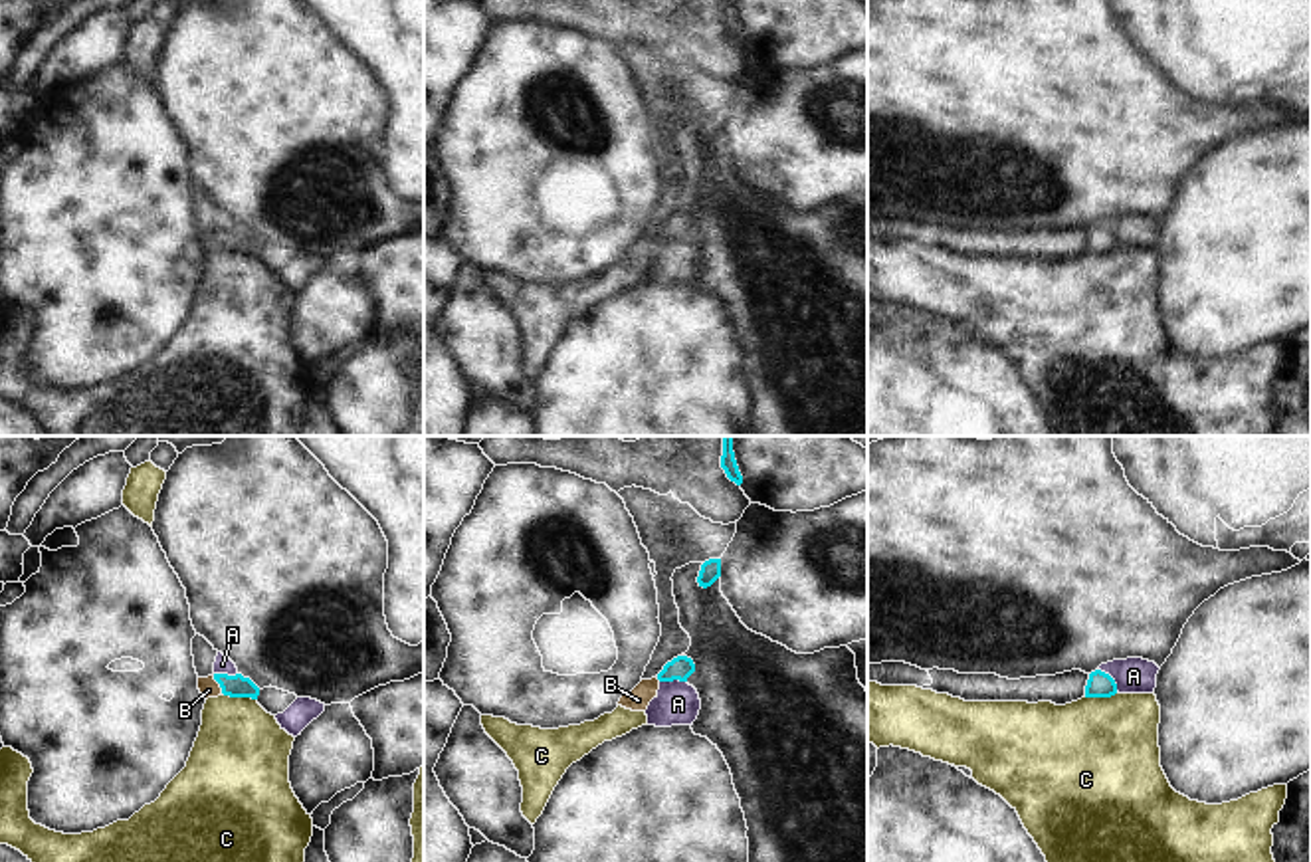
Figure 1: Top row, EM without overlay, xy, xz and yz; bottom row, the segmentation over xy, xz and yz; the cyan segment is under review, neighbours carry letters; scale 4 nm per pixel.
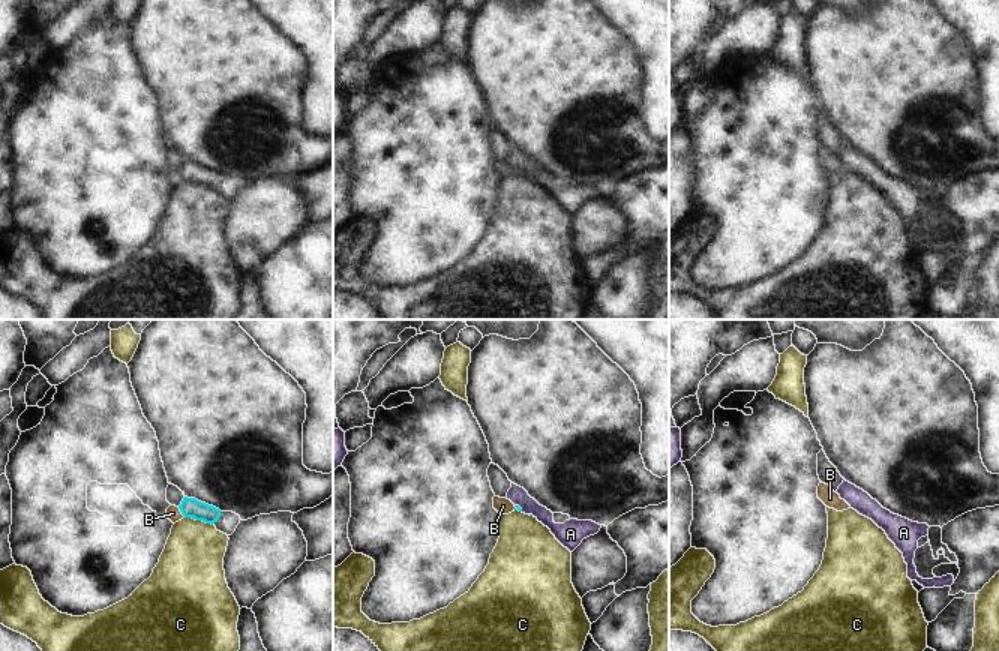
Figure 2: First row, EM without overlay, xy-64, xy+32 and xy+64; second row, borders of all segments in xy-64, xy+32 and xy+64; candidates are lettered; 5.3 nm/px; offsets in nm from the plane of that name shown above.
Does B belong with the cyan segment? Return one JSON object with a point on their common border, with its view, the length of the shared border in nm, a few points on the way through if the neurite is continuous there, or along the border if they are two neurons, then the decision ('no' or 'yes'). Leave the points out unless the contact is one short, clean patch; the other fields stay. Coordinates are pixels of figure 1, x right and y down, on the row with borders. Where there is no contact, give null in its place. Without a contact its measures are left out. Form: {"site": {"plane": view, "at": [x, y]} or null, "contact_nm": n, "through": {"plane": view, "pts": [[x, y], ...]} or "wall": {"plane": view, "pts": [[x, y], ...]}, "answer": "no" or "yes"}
{"site": {"plane": "xy", "at": [218, 682]}, "contact_nm": 80, "through": {"plane": "xy", "pts": [[236, 686], [218, 682], [208, 686]]}, "answer": "yes"}

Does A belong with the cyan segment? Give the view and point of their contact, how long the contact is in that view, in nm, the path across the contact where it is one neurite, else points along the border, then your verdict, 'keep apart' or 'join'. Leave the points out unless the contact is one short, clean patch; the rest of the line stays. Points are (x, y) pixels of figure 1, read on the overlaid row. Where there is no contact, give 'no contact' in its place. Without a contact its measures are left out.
xz (672, 680) | 110 nm | along xz (686, 680), (660, 682) | keep apart

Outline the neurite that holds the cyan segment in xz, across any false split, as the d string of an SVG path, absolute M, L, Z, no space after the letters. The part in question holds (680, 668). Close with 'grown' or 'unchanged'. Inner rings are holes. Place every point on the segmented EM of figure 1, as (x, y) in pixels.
M721 559L675 569L673 596L691 646L657 674L687 682L701 700L691 729L725 757L747 820L749 862L867 862L867 690L848 646L796 654L749 630L721 593Z; grown

